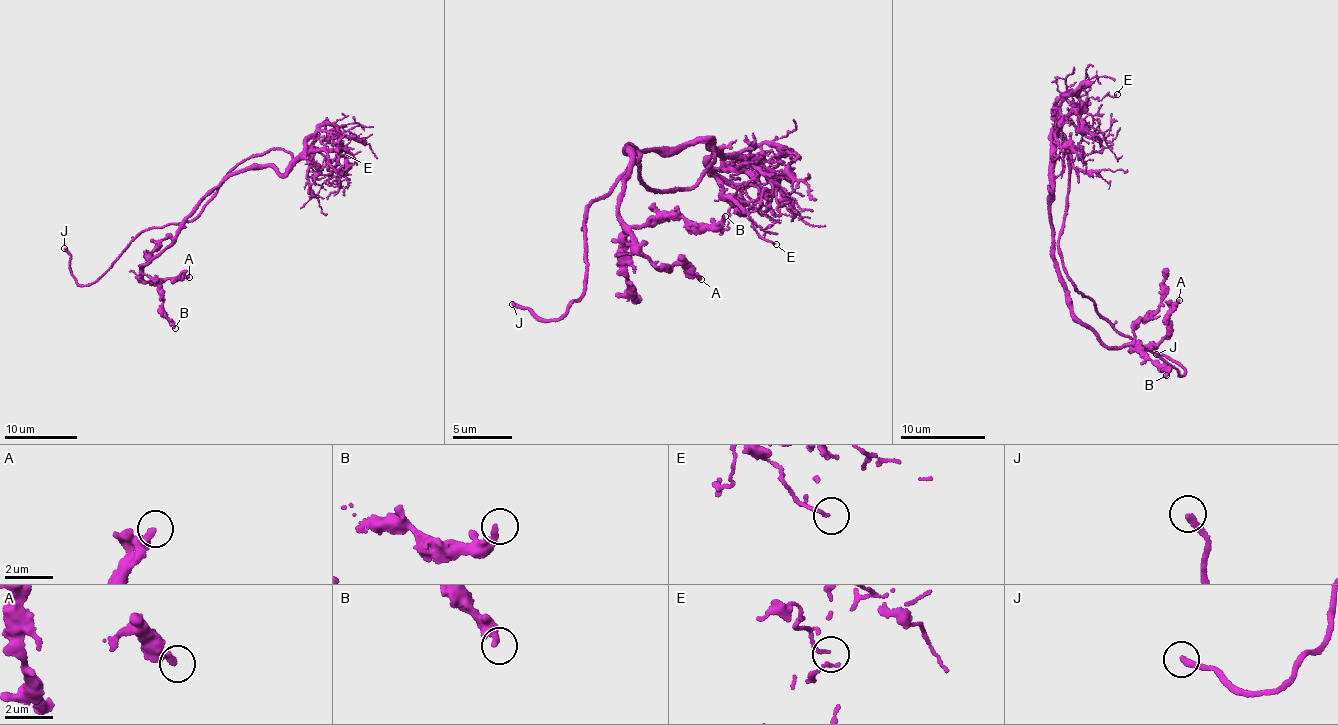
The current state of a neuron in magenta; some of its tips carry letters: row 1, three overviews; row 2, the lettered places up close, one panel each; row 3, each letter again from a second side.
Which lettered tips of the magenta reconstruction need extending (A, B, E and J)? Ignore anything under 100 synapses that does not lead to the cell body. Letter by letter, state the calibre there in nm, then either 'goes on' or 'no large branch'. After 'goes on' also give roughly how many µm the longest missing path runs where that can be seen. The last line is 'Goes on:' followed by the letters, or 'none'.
A: 280 nm | no large branch
B: 320 nm | no large branch
E: 120 nm | no large branch
J: 260 nm | goes on | 25 µm
Goes on: J

